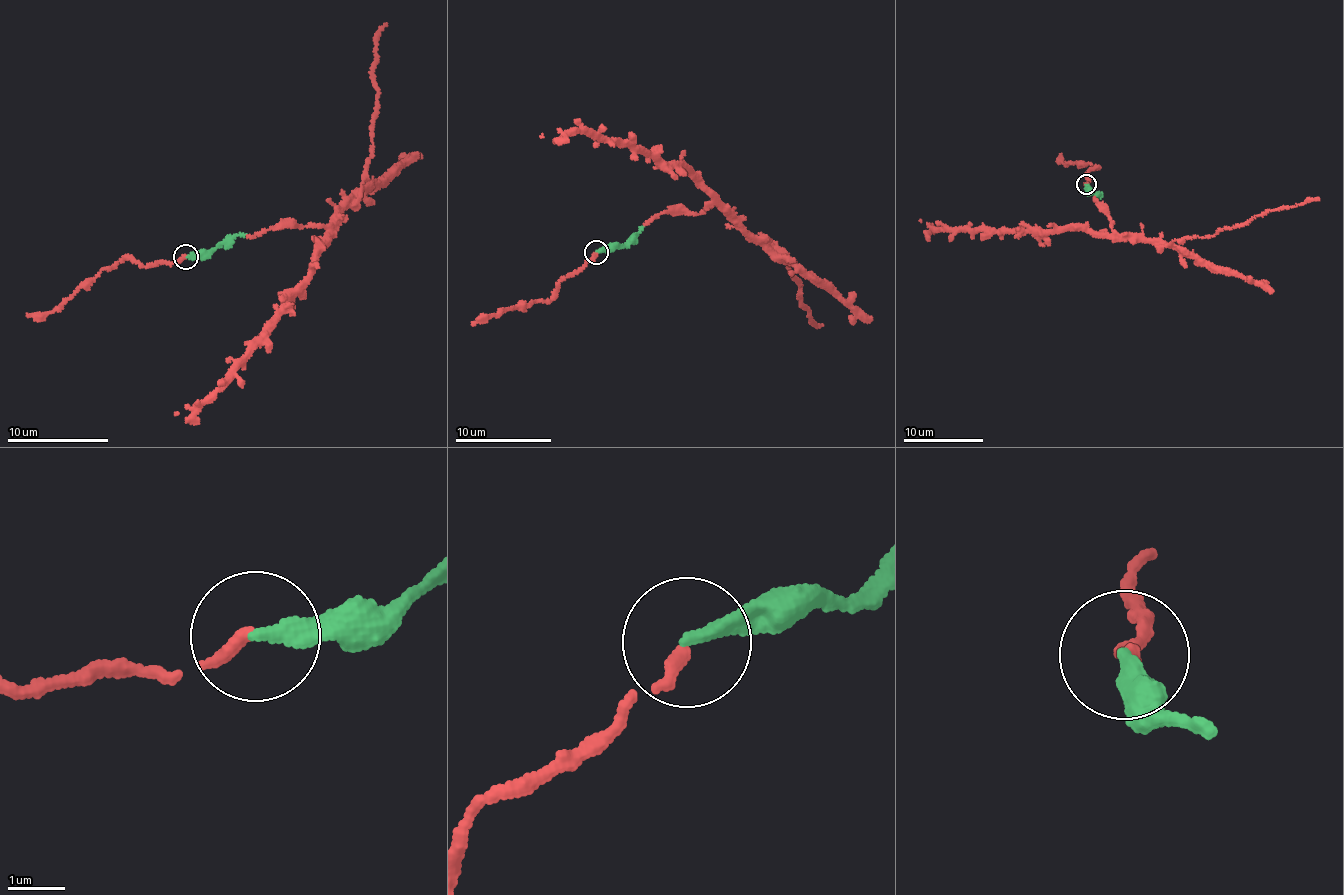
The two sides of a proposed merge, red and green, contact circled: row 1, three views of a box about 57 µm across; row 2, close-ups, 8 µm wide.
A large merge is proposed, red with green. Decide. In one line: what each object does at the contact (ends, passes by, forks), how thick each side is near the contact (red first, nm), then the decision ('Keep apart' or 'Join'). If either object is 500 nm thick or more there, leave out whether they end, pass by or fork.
At the ring red ends. At the ring green ends. Thickness 220 nm (red) against 280 nm. Join

